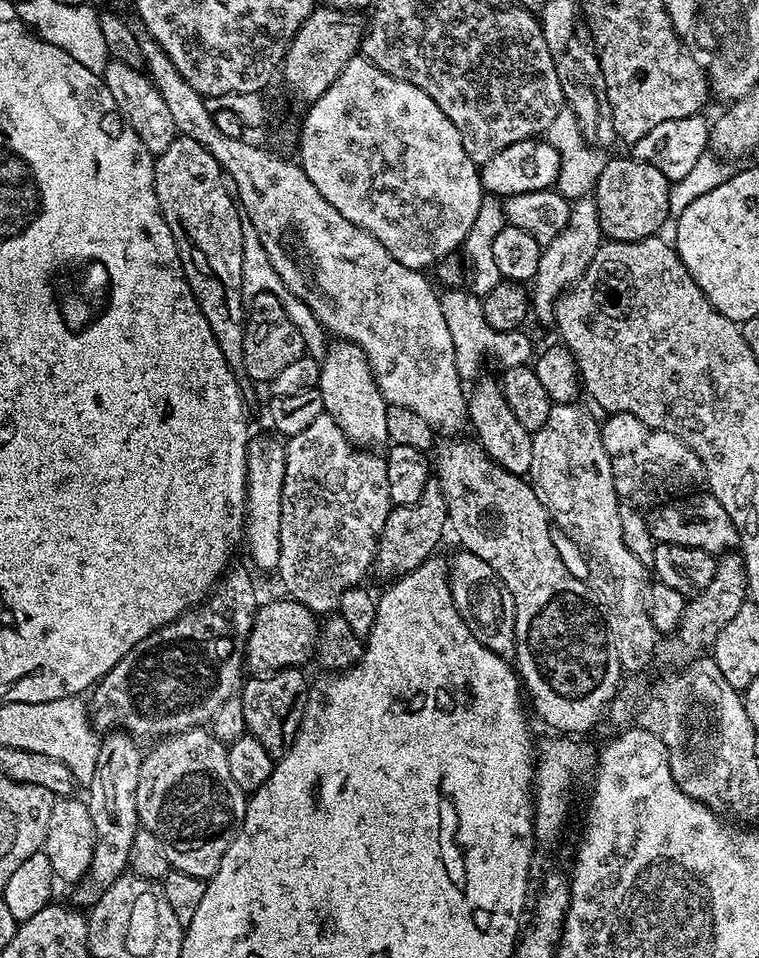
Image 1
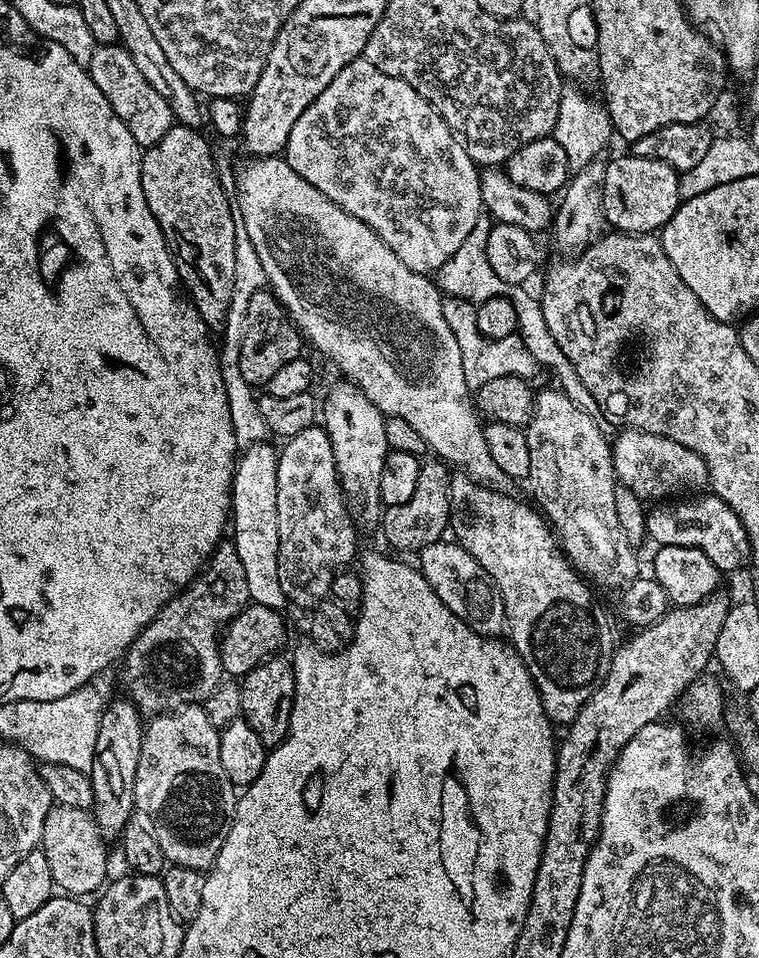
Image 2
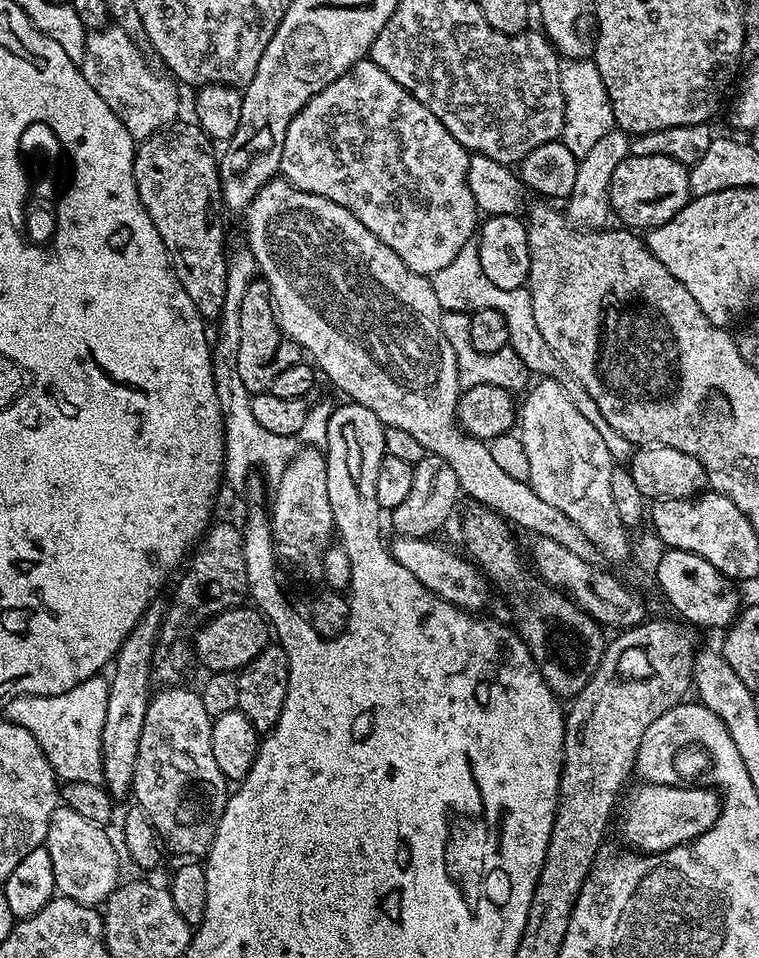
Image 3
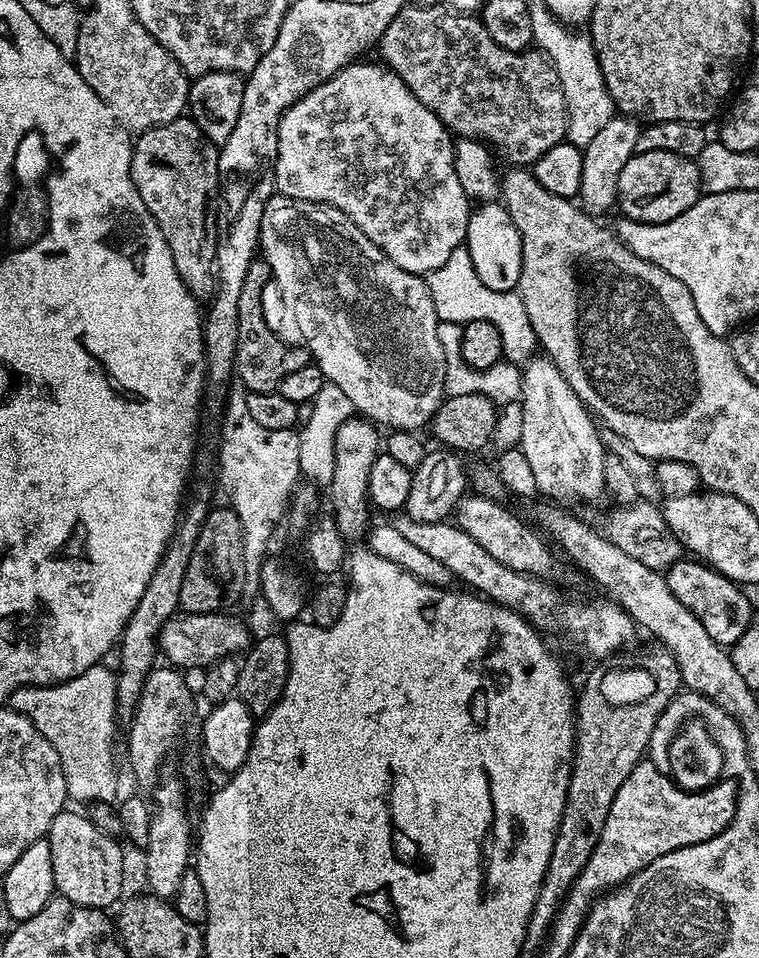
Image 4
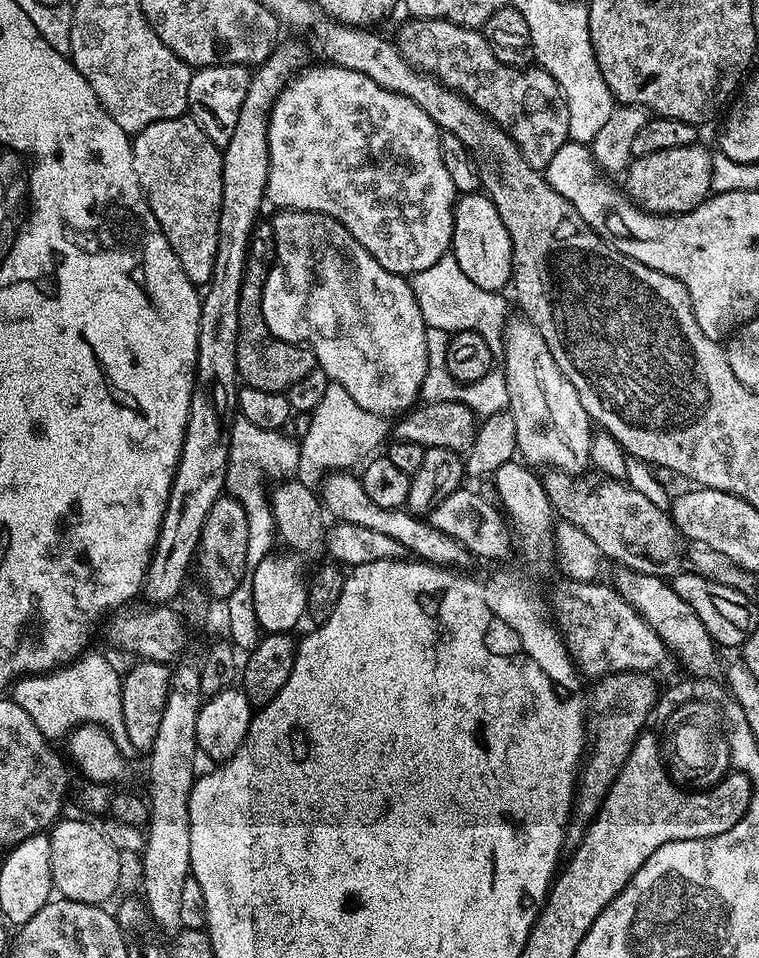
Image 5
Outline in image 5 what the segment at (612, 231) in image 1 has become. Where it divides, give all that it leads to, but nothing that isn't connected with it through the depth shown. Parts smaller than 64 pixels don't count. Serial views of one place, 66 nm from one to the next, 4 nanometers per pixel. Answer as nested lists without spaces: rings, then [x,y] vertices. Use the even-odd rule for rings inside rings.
[[[697,142],[688,148],[658,150],[654,154],[635,157],[622,180],[628,199],[644,212],[657,216],[676,216],[694,210],[694,206],[707,200],[712,192],[713,153],[704,149],[702,144]]]

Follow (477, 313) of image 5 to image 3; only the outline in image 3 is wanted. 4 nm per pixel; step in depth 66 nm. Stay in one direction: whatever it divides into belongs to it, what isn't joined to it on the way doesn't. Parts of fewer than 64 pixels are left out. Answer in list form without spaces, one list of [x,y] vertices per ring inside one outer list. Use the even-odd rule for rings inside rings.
[[[470,242],[462,246],[462,250],[458,250],[454,257],[454,262],[450,262],[450,266],[442,266],[442,270],[434,273],[430,279],[434,286],[434,295],[438,297],[441,309],[445,312],[462,311],[471,314],[480,310],[496,310],[502,314],[509,328],[508,343],[512,346],[515,359],[537,377],[544,378],[549,375],[550,353],[546,346],[546,338],[542,338],[542,333],[534,322],[531,292],[527,287],[501,290],[499,286],[494,286],[494,282],[490,282],[486,274],[482,274],[478,243]]]

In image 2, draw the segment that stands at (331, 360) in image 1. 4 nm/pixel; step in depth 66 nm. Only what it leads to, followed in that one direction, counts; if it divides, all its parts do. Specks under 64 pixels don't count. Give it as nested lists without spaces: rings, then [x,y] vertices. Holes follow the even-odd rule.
[[[340,380],[334,385],[325,400],[322,400],[322,424],[331,440],[336,468],[339,471],[341,487],[349,497],[366,498],[370,507],[379,507],[382,466],[390,451],[386,442],[385,416],[356,384]]]

